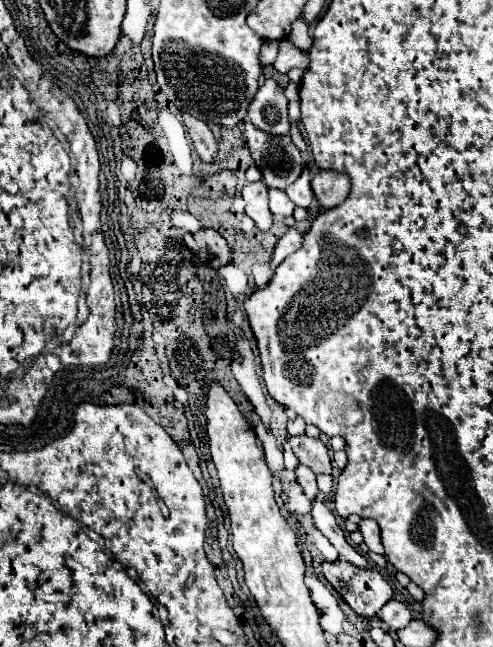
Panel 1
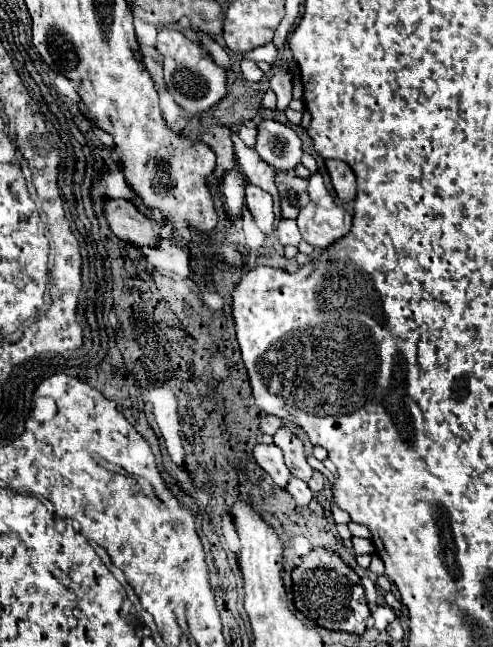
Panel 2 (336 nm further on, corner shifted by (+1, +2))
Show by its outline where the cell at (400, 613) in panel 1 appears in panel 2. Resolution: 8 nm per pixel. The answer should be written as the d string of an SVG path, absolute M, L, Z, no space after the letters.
M377 606L375 610L373 610L373 626L377 628L377 630L385 630L397 616L395 616L395 612L389 608L389 606Z

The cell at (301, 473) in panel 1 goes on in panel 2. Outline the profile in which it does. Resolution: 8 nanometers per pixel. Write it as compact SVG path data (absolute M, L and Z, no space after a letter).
M257 444L253 448L253 460L257 462L257 466L261 470L265 470L271 476L271 480L277 486L281 486L281 488L287 486L291 472L287 470L287 466L283 462L283 452L275 444Z

